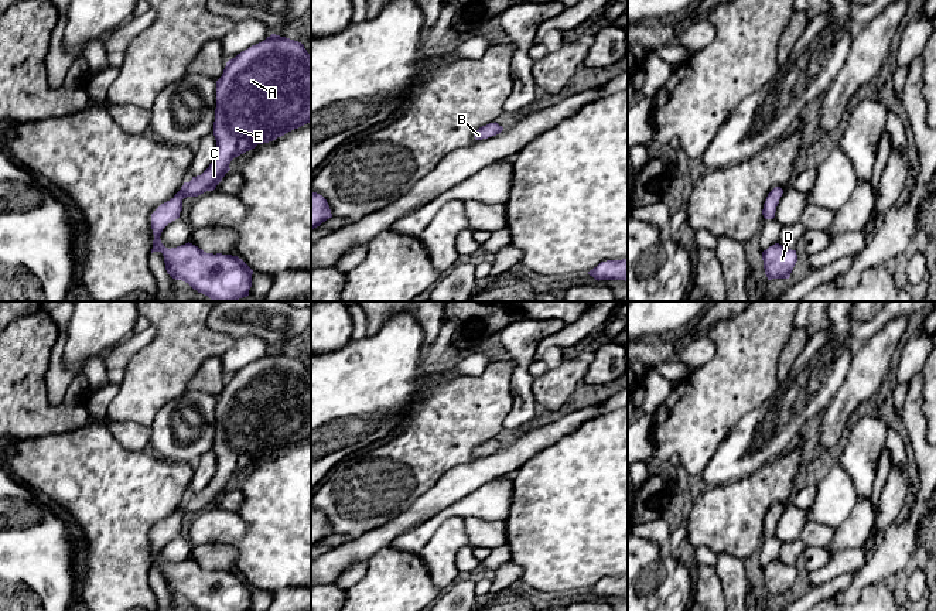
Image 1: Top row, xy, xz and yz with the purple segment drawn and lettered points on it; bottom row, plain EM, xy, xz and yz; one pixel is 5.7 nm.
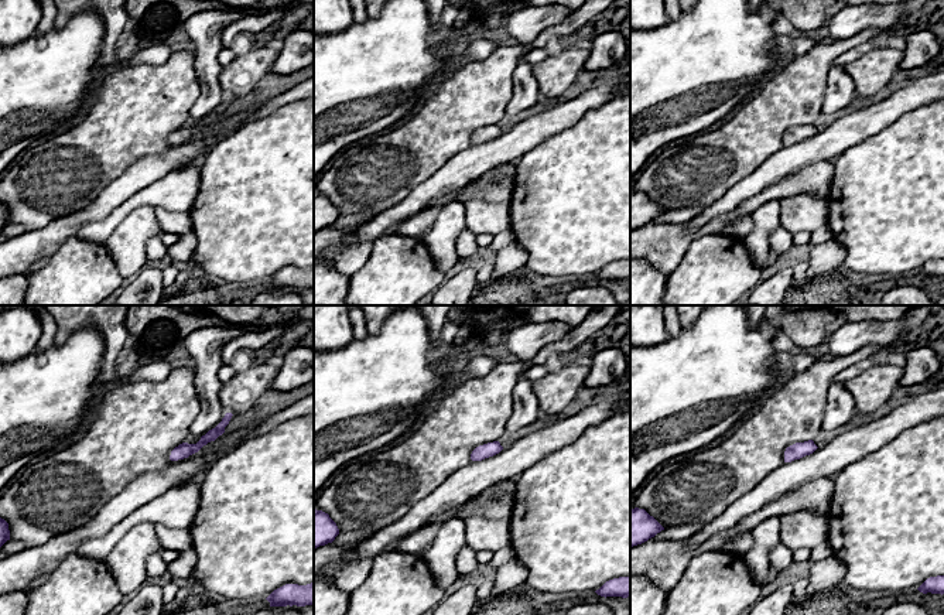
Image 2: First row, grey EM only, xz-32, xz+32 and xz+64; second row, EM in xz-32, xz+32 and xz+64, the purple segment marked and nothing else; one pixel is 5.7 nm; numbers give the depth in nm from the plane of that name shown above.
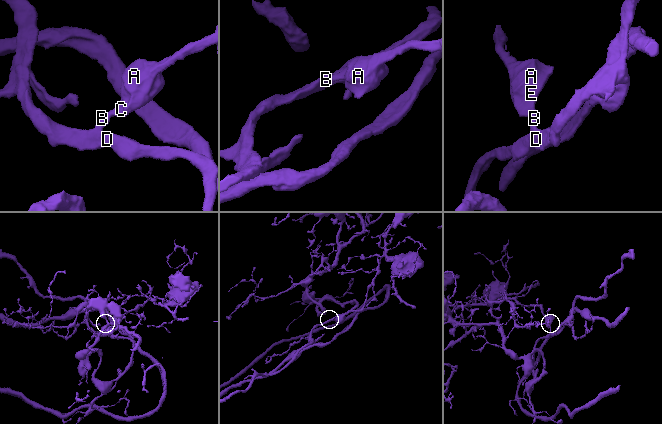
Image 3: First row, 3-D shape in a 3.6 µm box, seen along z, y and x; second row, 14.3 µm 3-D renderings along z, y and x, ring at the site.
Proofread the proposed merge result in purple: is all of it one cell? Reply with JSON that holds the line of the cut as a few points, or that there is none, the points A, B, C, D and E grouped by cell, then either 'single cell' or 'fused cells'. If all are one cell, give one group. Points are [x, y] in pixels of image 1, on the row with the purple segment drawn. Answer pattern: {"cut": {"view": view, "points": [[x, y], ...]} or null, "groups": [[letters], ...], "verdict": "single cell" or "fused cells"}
{"cut": null, "groups": [["A", "B", "C", "D", "E"]], "verdict": "single cell"}

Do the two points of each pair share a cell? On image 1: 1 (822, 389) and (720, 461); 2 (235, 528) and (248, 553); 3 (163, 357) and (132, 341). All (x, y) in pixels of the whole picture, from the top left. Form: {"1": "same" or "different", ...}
{"1": "same", "2": "different", "3": "different"}

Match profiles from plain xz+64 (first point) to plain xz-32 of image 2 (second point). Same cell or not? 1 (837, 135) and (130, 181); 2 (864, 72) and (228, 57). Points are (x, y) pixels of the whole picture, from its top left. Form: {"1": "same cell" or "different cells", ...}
{"1": "same cell", "2": "different cells"}

